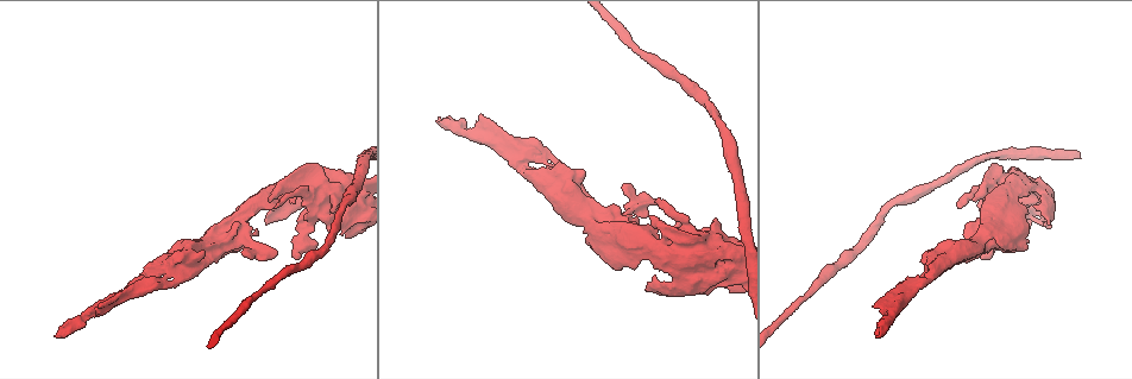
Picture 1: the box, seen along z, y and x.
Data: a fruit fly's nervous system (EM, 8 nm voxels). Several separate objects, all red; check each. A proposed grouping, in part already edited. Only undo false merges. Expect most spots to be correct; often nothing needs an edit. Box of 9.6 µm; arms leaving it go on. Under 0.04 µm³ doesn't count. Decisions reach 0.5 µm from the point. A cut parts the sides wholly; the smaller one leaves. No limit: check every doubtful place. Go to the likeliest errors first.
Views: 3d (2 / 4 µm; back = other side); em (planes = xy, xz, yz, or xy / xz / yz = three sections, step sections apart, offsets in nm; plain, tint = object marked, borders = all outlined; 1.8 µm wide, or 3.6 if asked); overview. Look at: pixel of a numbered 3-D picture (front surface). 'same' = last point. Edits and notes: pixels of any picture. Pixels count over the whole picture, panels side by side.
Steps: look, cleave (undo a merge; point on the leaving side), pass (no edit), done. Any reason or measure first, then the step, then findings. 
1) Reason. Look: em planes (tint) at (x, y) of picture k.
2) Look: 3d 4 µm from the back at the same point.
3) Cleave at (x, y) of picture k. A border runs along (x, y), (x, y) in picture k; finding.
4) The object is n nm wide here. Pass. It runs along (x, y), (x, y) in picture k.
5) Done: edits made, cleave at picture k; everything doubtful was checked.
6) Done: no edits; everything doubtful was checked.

Looks like a crossing. Look: 3d 4 µm at (352, 206) of picture 1.

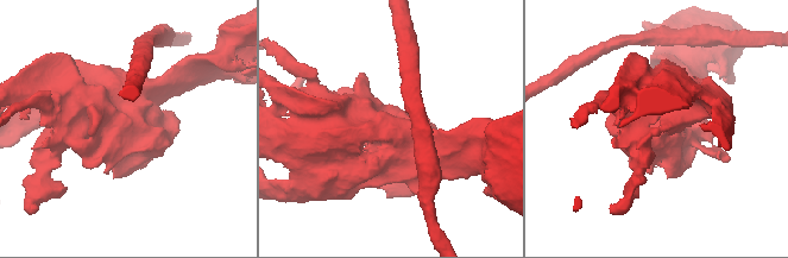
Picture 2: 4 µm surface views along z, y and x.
Look: em 3.6 µm planes (tint) at (126, 125) of picture 2.

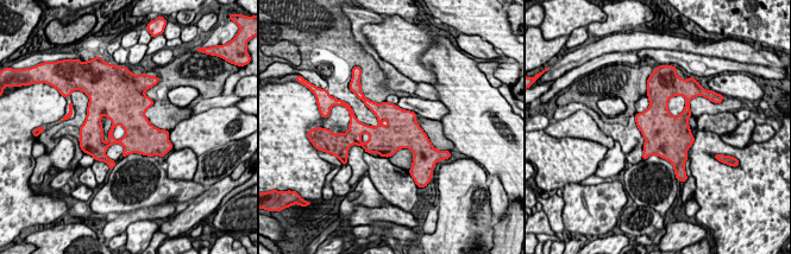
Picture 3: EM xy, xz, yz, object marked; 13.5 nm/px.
The object is 400 nm wide here. Pass. All the same neuron.

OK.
Thick turns thin. Look: em planes (plain) at (175, 283) of picture 1.

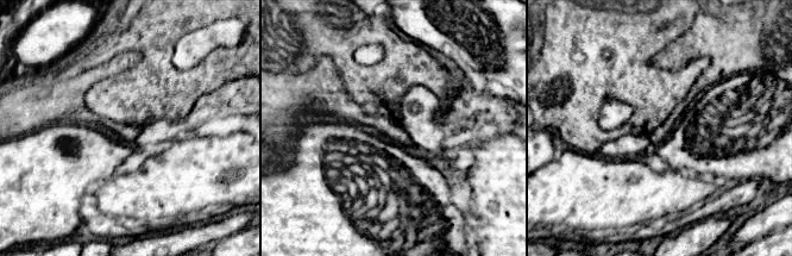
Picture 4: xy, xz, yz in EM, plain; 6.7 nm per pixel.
Look: em planes (tint) at the same point.

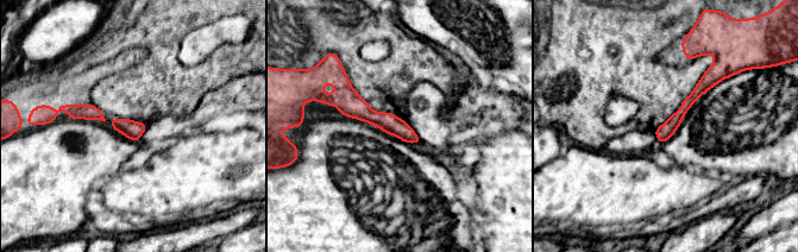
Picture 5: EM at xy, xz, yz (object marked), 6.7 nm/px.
The object is 100 nm wide here. Pass. It runs along (339, 92), (364, 113), (415, 139) in picture 5; one neuron here.

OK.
Look: 3d 4 µm at (703, 252) of picture 1.

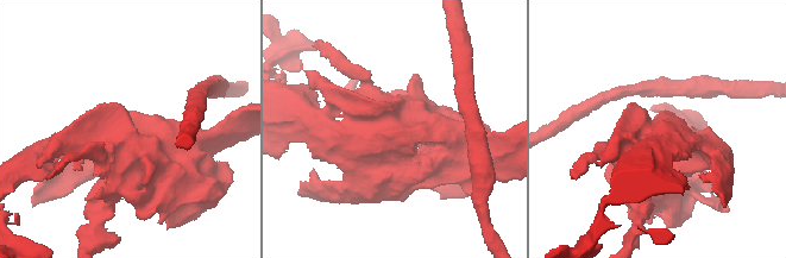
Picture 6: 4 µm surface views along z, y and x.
Look: em 3.6 µm xz step 4 (tint) at (124, 129) of picture 6.

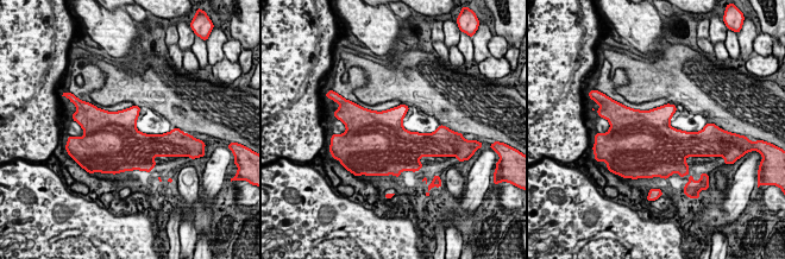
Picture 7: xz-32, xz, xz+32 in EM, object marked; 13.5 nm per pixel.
Look: em 3.6 µm planes (tint) at the same point.

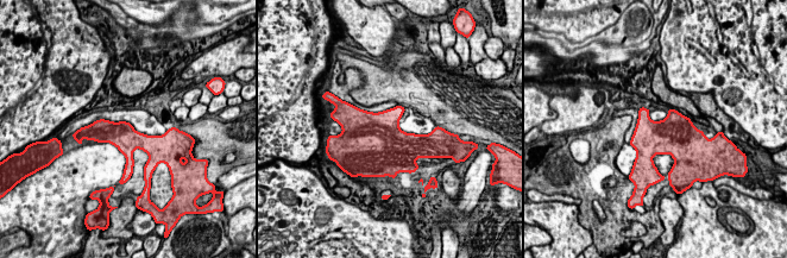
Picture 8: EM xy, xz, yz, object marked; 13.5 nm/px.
Pass. It runs along (89, 130), (157, 138) in picture 8; continuous, no second neuron.

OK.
Look: 3d 4 µm at (307, 192) of picture 1.

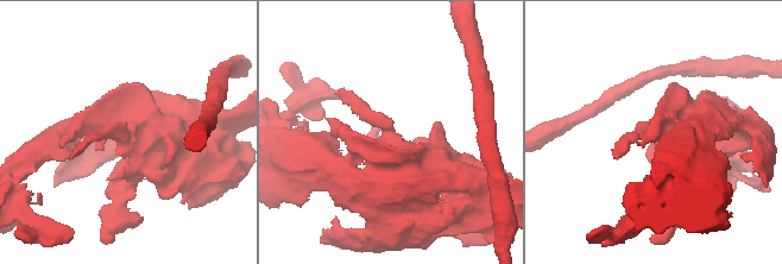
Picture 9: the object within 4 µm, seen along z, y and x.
Look: em xz step 8 (tint) at (120, 134) of picture 9.

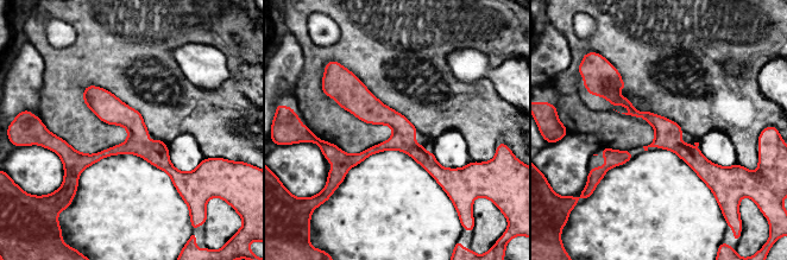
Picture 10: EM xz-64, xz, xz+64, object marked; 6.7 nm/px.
Cut it another way. Look: em planes (tint) at the same point.

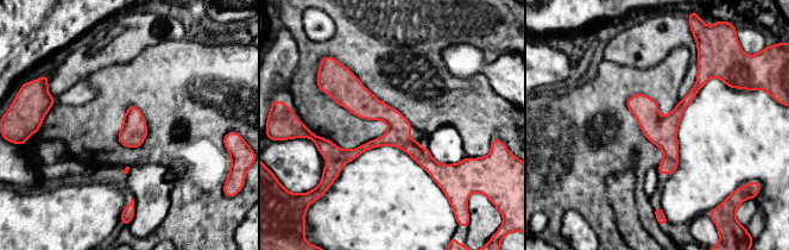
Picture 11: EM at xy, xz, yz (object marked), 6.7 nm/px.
The object is 160 nm wide here. Pass. Continuous, no second neuron.

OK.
Touches itself. Look: em planes (plain) at (331, 219) of picture 1.

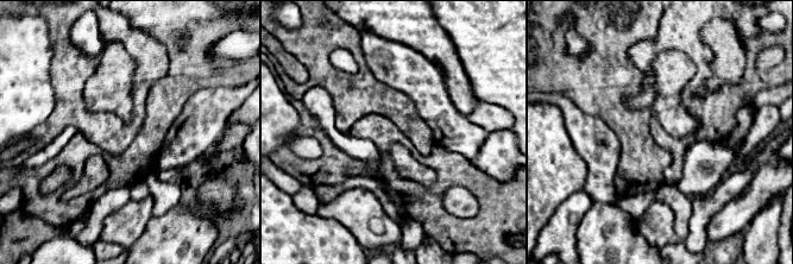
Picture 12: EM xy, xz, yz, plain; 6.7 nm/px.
Look: em planes (tint) at the same point.

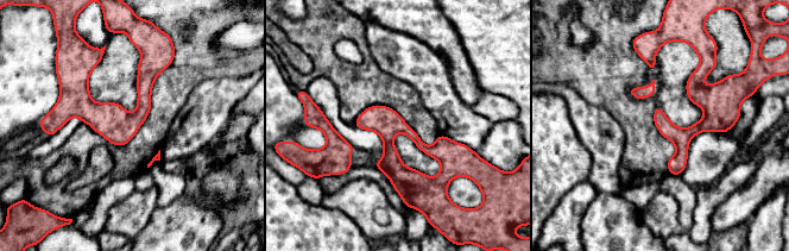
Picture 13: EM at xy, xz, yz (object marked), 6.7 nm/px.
Pass. It runs along (166, 62), (133, 117), (61, 118) in picture 13; continuous, no second neuron.

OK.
Calibre changes. Look: em 3.6 µm xy step 8 (tint) at (988, 236) of picture 1.

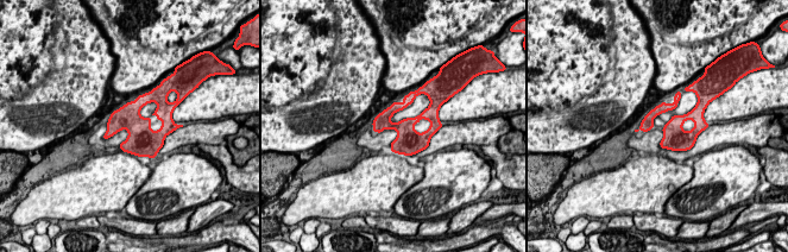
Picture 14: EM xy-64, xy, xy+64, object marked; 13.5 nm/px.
The object is 200 nm wide here. Pass. Continuous, no second neuron.

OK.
Sharp bend. Look: 3d 2 µm at (657, 248) of picture 1.

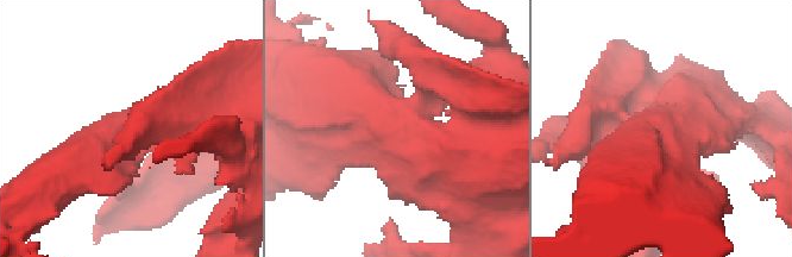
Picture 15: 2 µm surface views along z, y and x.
Look: em 3.6 µm xy step 16 (tint) at (665, 133) of picture 15.

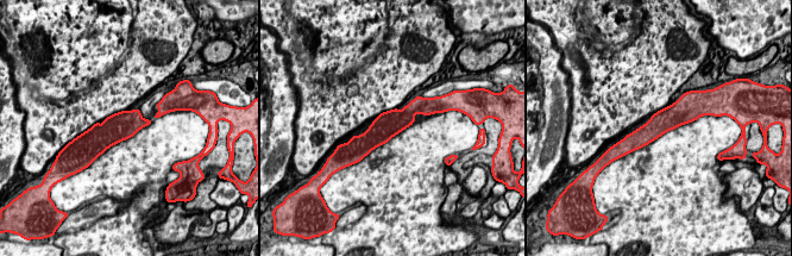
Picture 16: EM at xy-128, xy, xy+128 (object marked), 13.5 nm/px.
Pass. It runs along (419, 102), (366, 145) in picture 16; all the same neuron.

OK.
Done: no edits; everything doubtful was checked.

